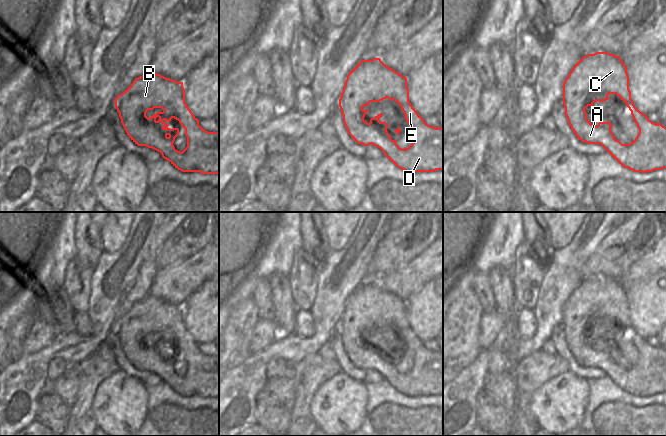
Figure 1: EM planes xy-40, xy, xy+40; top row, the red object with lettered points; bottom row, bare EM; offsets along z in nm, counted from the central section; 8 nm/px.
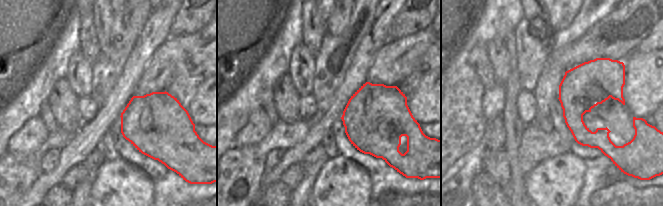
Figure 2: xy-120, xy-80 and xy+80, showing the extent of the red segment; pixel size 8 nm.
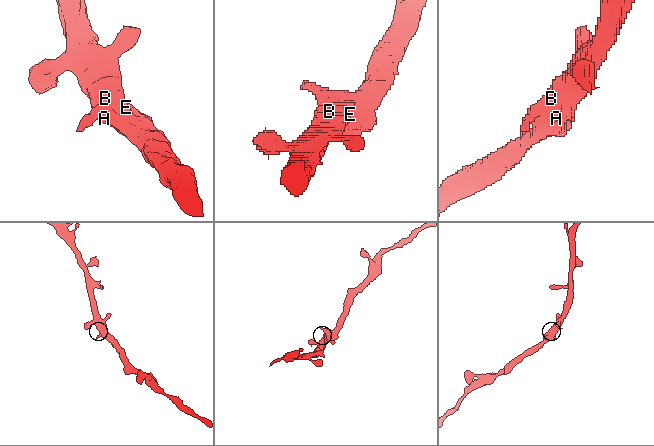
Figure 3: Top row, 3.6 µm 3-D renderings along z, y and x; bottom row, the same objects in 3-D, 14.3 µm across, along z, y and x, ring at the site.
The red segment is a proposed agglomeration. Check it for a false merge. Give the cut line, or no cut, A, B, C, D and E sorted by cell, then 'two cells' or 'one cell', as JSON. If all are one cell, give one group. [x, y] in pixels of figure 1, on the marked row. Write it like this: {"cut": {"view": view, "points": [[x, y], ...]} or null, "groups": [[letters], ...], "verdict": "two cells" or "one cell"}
{"cut": null, "groups": [["A", "B", "C", "D", "E"]], "verdict": "one cell"}

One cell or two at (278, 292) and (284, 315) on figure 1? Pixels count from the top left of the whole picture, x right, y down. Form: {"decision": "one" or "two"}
{"decision": "one"}

